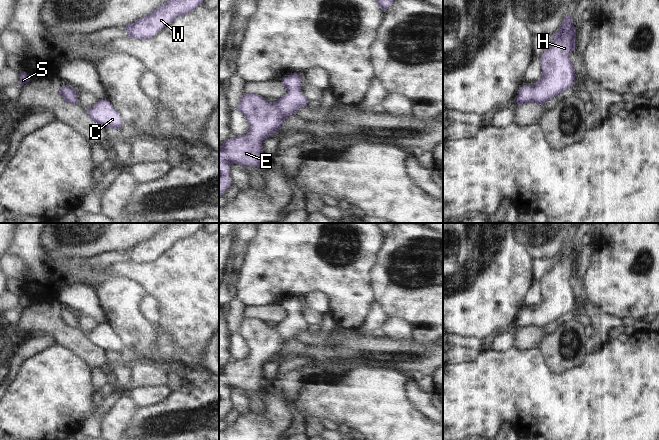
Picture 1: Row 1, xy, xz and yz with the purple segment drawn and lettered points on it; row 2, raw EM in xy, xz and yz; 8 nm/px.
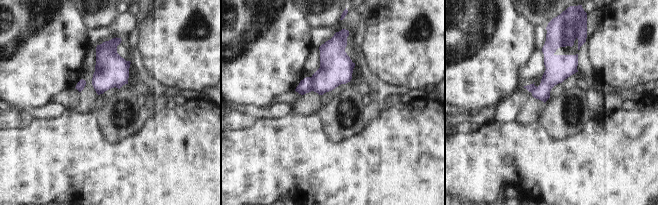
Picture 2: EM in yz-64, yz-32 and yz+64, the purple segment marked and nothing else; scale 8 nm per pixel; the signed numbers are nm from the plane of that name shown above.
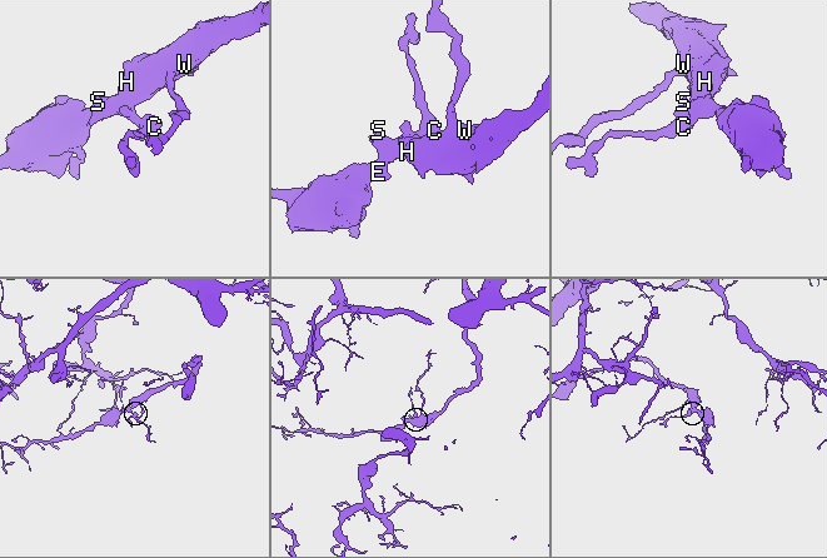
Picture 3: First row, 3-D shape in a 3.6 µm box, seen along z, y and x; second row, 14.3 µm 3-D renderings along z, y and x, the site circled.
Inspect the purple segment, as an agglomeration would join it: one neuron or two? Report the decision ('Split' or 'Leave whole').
Leave whole.

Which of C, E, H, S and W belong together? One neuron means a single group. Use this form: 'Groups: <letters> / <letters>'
Groups: C E H S W.

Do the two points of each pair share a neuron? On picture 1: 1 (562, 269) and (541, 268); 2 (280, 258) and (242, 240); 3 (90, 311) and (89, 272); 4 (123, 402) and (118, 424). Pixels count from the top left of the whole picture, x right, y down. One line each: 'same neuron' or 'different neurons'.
1: different neurons
2: different neurons
3: different neurons
4: same neuron

